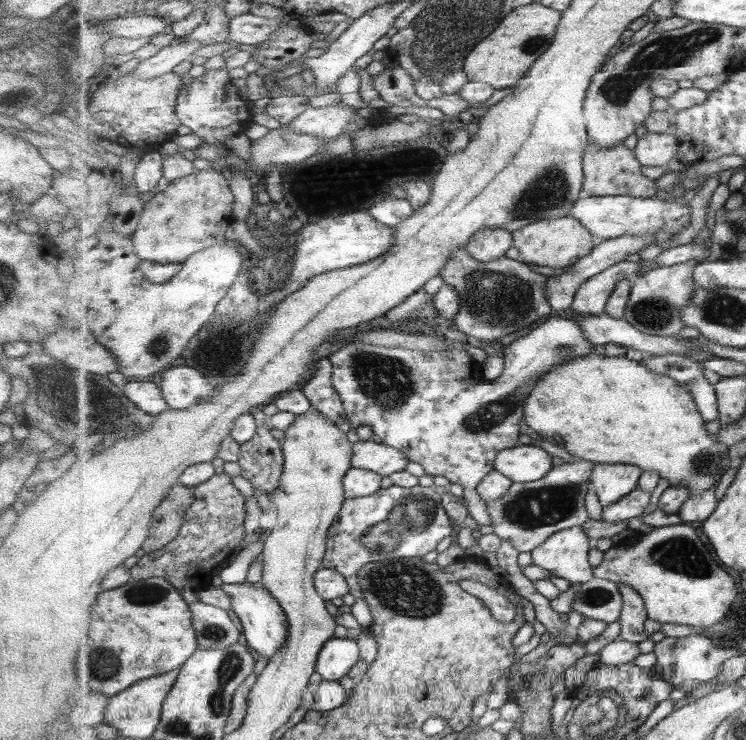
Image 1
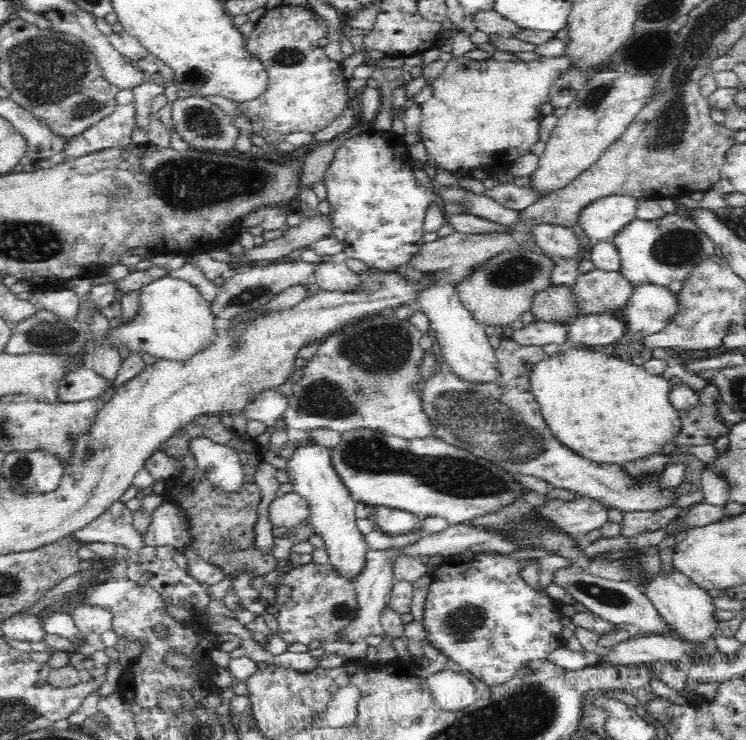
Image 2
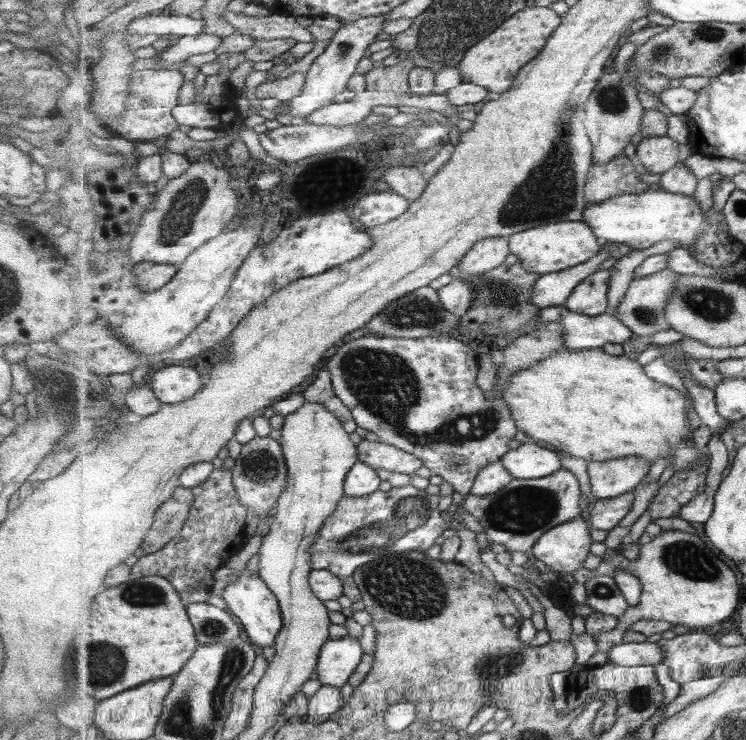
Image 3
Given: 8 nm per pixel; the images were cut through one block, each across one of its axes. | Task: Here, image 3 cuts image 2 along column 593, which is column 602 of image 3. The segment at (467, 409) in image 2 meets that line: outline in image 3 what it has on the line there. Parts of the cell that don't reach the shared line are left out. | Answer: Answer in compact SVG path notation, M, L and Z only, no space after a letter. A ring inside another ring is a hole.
M641 457L587 462L592 495L597 499L607 500L633 492L646 481L652 464Z

